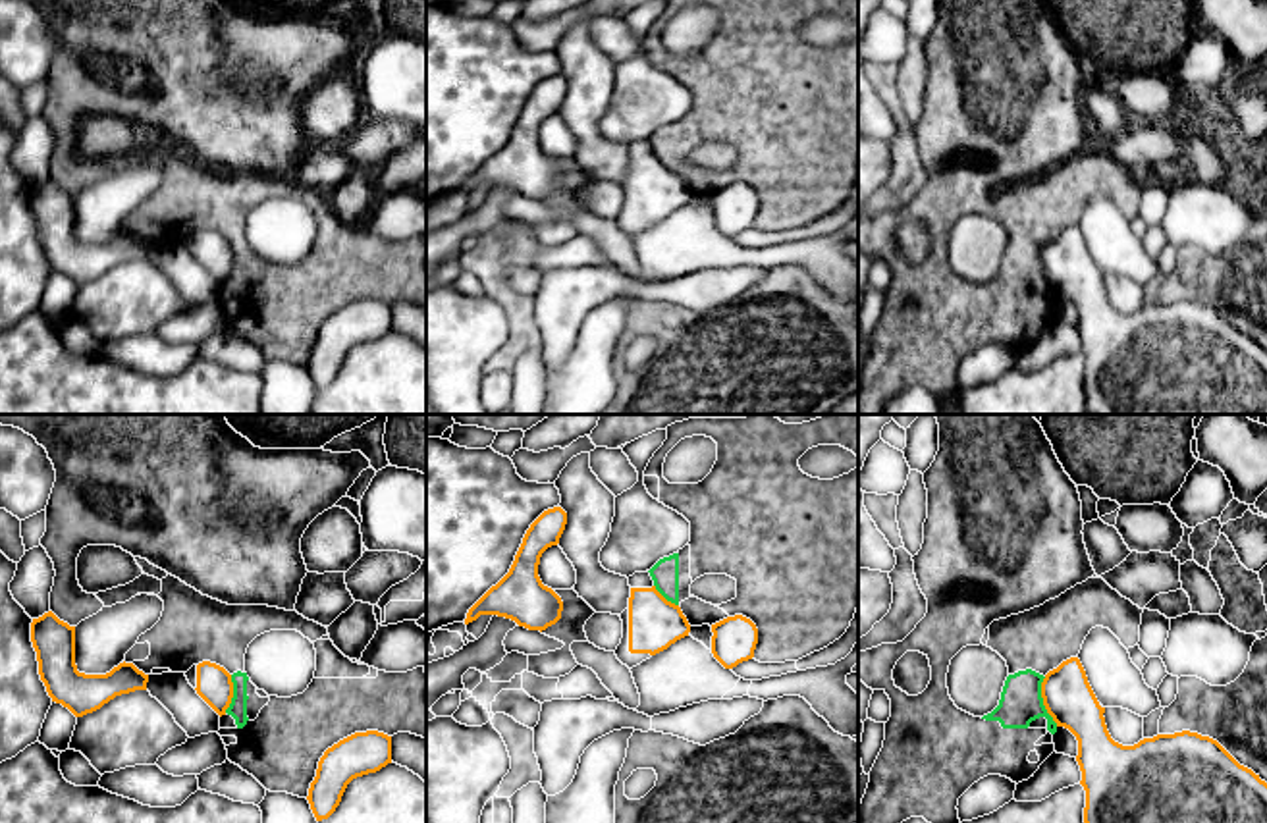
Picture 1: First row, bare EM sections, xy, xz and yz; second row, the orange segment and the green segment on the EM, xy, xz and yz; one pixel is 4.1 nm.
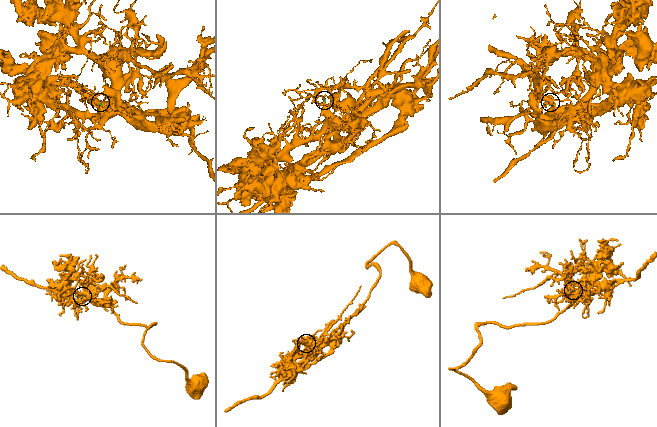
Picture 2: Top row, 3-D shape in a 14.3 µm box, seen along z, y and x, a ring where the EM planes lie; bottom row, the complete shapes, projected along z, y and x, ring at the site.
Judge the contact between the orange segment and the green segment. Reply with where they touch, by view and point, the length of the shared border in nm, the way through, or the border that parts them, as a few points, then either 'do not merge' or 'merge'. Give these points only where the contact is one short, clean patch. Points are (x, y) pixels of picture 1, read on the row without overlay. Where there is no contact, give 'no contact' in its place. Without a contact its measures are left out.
yz (1044, 270) | 220 nm | along yz (1044, 245), (1042, 272), (1057, 293) | do not merge

